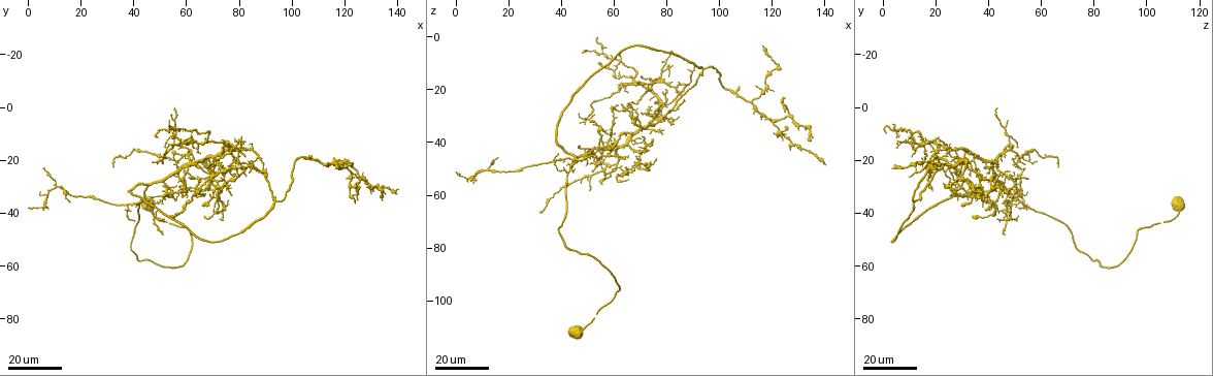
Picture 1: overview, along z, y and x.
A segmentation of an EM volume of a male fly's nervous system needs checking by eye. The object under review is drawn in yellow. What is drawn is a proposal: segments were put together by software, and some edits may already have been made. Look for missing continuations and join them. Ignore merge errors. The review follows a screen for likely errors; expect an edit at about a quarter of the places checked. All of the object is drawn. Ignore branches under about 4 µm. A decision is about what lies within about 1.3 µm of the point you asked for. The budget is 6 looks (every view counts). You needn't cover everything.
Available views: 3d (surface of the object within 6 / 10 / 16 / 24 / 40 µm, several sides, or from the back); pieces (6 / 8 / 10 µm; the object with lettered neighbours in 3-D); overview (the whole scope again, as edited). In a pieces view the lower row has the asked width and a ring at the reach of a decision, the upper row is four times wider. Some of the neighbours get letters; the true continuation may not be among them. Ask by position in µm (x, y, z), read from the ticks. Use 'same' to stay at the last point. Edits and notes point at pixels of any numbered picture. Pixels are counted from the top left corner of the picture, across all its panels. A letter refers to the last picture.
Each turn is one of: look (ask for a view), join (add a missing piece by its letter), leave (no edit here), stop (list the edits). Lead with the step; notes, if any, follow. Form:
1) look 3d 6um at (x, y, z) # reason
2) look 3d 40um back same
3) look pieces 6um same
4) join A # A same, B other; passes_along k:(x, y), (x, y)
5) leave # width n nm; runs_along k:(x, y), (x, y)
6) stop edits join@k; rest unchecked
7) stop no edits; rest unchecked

look 3d 16um at (83, 25, 18)

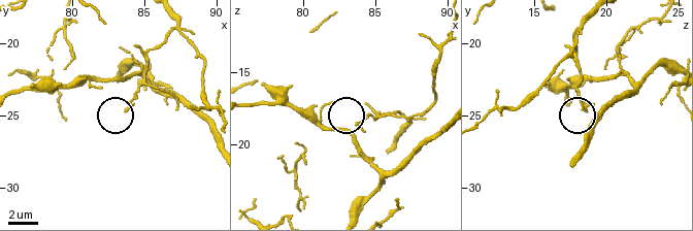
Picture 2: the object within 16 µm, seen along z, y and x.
look pieces 6um at (84.0, 24.2, 19.0)

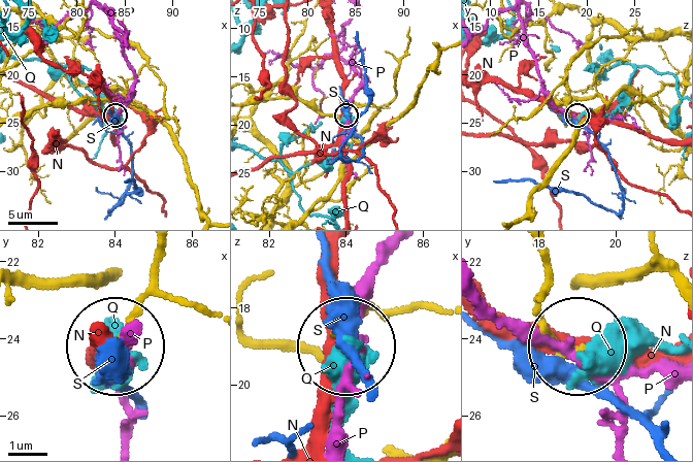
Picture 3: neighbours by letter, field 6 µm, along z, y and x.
leave # N other, P other, Q other, S other; runs_along 3:(538, 252), (538, 311), (571, 351); no lettered piece goes on from it

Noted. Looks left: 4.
look 3d 16um at (66, 37, 29) # an open end

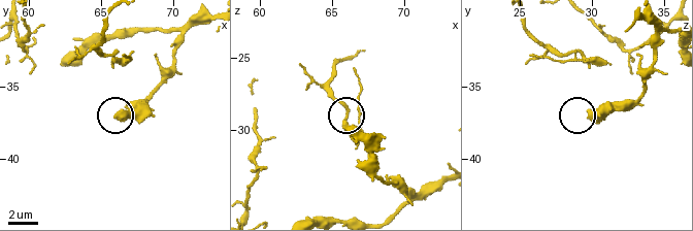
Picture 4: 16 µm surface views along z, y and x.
look pieces 8um at (66.2, 36.8, 29.8)

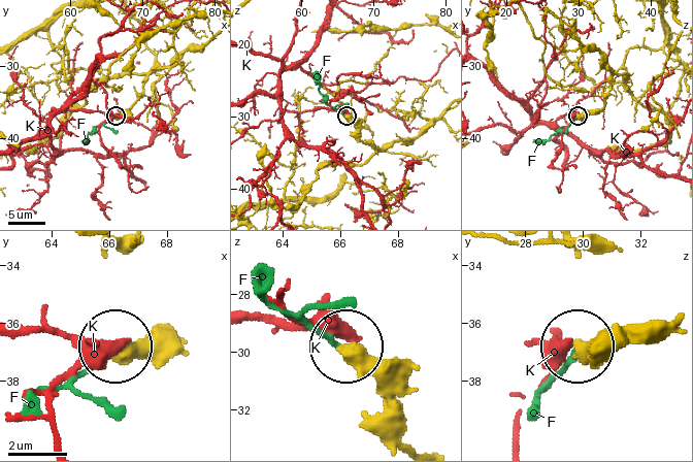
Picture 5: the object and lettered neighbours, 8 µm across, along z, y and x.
leave # F other, K other; runs_along 5:(162, 326), (121, 345); no lettered piece goes on from it

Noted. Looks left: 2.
look 3d 16um at (71, 40, 44) # tapers out

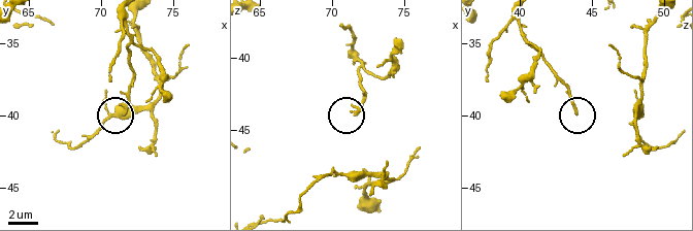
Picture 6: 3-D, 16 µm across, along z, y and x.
look pieces 6um at (71.6, 39.6, 44.0)

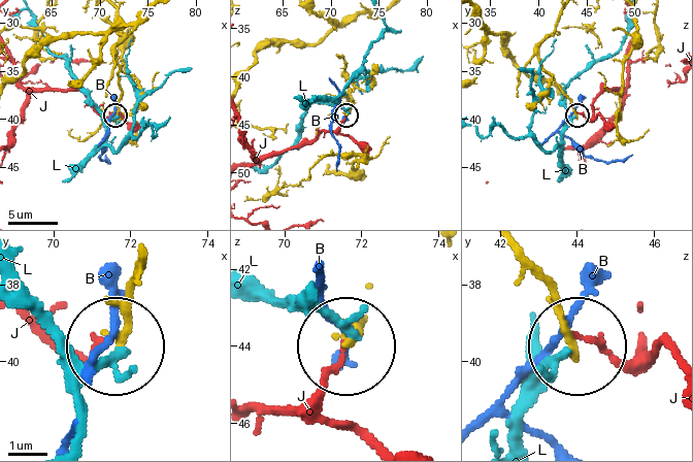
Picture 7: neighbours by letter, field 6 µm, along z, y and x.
leave # B other, J other, L other; runs_along 7:(138, 270), (122, 345); none of them fits

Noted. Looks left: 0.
stop no edits; rest unchecked

